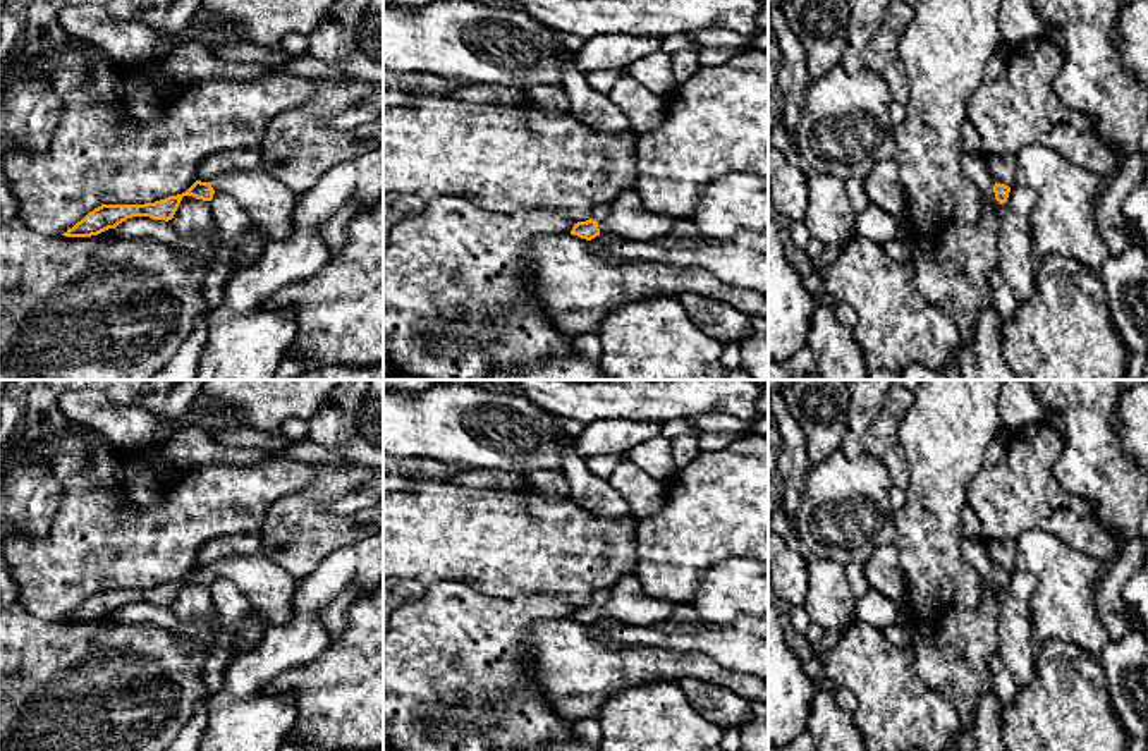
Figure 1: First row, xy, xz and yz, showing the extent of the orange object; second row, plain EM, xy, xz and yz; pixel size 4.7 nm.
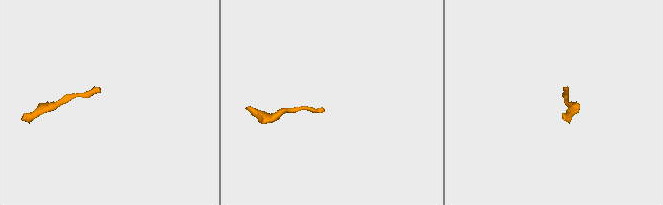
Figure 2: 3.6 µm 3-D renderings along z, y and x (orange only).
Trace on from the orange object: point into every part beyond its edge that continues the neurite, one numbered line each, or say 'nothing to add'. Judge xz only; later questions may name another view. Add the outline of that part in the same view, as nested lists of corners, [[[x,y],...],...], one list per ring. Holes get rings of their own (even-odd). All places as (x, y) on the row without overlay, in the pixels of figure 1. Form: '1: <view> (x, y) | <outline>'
1: xz (628, 602) | [[[631,572],[612,586],[610,598],[603,607],[598,607],[598,614],[601,619],[648,626],[669,620],[674,605],[672,601],[648,596],[636,574]]]

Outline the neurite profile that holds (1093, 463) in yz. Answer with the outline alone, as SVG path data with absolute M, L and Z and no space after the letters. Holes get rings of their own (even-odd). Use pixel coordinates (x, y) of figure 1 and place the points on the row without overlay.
M1026 380L1040 411L1048 409L1048 424L1062 442L1053 473L1066 490L1088 500L1098 521L1122 546L1141 538L1148 546L1148 469L1126 452L1114 416L1122 397L1121 380Z

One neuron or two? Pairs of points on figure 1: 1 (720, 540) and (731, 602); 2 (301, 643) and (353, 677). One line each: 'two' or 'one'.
1: two
2: two

